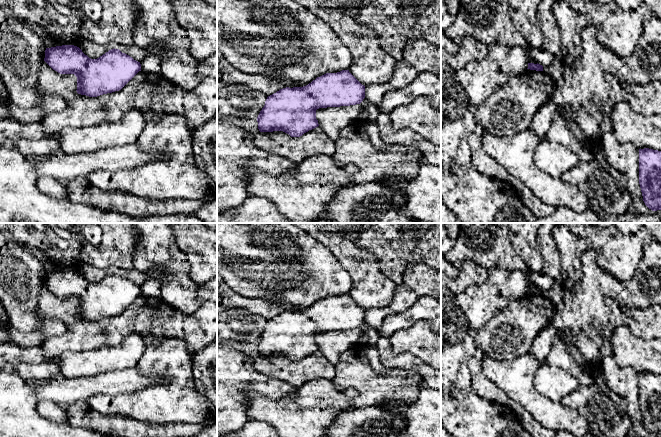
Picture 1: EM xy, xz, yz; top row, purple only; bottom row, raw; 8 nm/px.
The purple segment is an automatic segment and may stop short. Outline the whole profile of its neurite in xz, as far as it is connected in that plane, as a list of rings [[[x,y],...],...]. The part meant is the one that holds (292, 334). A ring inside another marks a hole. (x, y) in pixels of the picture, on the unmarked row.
[[[349,294],[326,297],[303,311],[283,312],[267,321],[257,346],[260,356],[283,355],[291,361],[300,361],[319,350],[316,334],[360,328],[365,322],[365,310]]]

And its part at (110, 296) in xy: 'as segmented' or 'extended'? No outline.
as segmented

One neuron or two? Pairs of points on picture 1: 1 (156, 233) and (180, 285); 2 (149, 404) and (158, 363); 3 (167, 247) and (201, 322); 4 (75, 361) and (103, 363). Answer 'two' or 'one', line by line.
1: one
2: one
3: two
4: one

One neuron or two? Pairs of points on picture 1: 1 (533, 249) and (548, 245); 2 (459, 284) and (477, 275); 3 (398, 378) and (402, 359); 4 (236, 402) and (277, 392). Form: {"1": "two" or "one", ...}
{"1": "two", "2": "one", "3": "two", "4": "one"}

